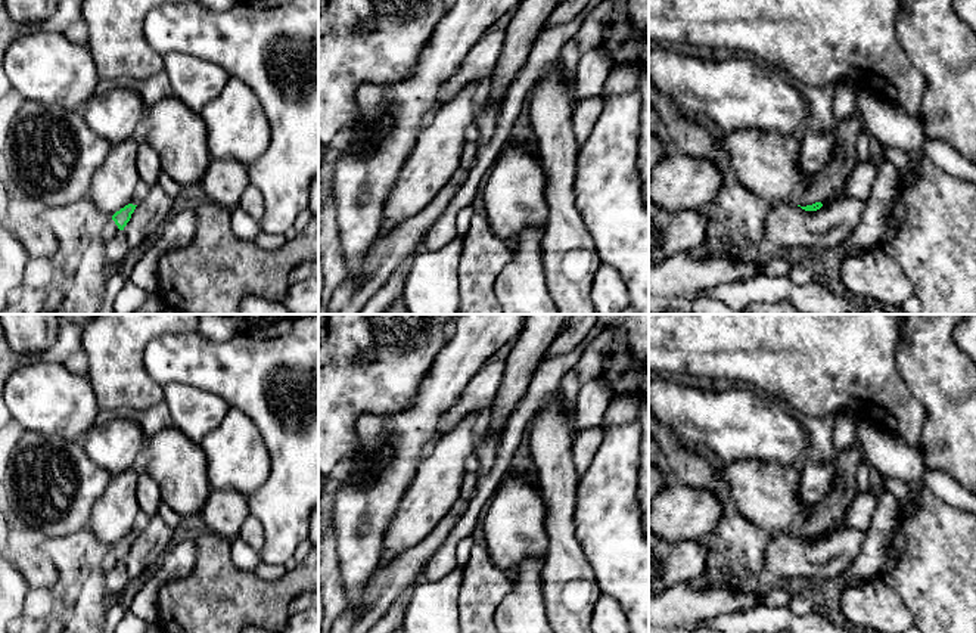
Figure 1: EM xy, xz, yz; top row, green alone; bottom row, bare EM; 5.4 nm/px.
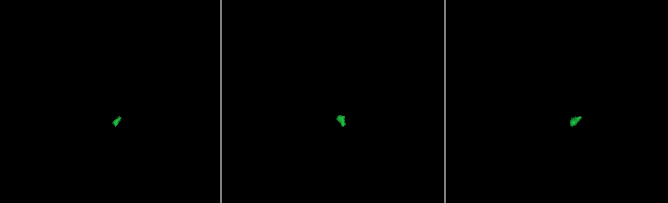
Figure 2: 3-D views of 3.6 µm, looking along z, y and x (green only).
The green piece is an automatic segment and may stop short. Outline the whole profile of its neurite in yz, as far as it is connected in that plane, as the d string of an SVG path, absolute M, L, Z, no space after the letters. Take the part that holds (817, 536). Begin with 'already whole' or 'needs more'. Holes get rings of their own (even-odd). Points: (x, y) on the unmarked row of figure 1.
needs more; M857 441L851 449L837 452L833 459L834 482L829 494L812 505L806 519L798 521L793 534L805 542L817 542L824 534L846 528L843 519L854 499L861 493L857 482L858 466L864 462L864 453Z

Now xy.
needs more; M140 513L131 533L125 536L124 539L121 539L119 542L116 542L112 546L112 550L106 553L106 556L103 558L102 561L103 573L111 571L119 561L124 561L137 534L144 528L146 522L147 522L147 518L143 513Z

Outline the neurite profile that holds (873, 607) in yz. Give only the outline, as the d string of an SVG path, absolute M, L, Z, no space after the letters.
M879 578L849 589L842 611L848 626L864 633L905 633L914 626L899 595Z

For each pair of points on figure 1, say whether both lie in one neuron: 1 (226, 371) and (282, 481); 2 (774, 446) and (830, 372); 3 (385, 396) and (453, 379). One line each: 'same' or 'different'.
1: same
2: different
3: different

